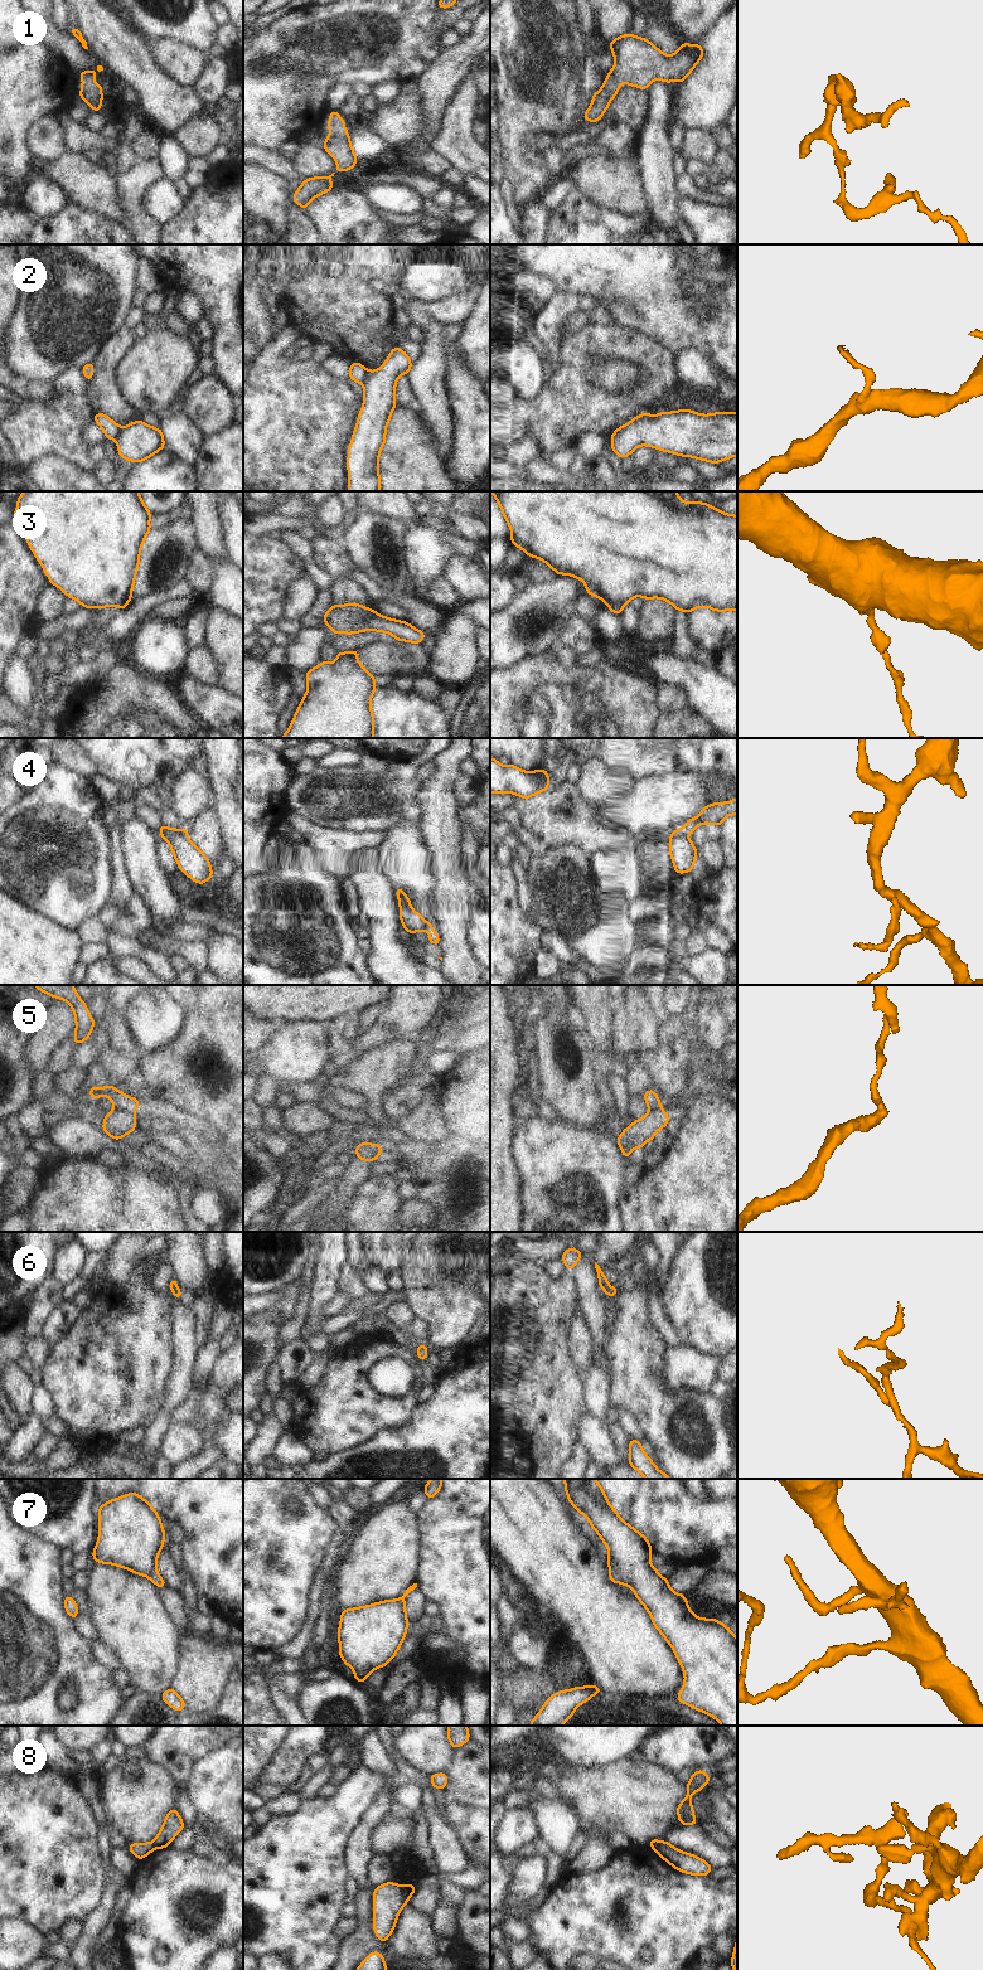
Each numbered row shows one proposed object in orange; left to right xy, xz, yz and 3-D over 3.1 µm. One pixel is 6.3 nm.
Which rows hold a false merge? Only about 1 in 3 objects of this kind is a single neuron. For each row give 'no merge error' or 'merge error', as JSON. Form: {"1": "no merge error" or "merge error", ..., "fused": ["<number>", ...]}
{"1": "no merge error", "2": "merge error", "3": "merge error", "4": "merge error", "5": "merge error", "6": "no merge error", "7": "no merge error", "8": "merge error", "fused": ["2", "3", "4", "5", "8"]}

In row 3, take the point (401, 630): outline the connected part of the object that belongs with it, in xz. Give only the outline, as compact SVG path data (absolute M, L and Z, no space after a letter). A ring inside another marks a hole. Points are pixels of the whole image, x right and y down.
M368 610L367 623L372 631L391 634L398 641L421 644L426 632L420 631L406 621L384 617L374 610Z

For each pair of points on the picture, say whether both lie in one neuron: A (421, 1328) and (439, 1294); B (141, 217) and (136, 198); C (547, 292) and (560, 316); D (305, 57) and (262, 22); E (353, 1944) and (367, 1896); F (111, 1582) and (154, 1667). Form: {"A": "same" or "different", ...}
{"A": "different", "B": "same", "C": "different", "D": "different", "E": "same", "F": "same"}

